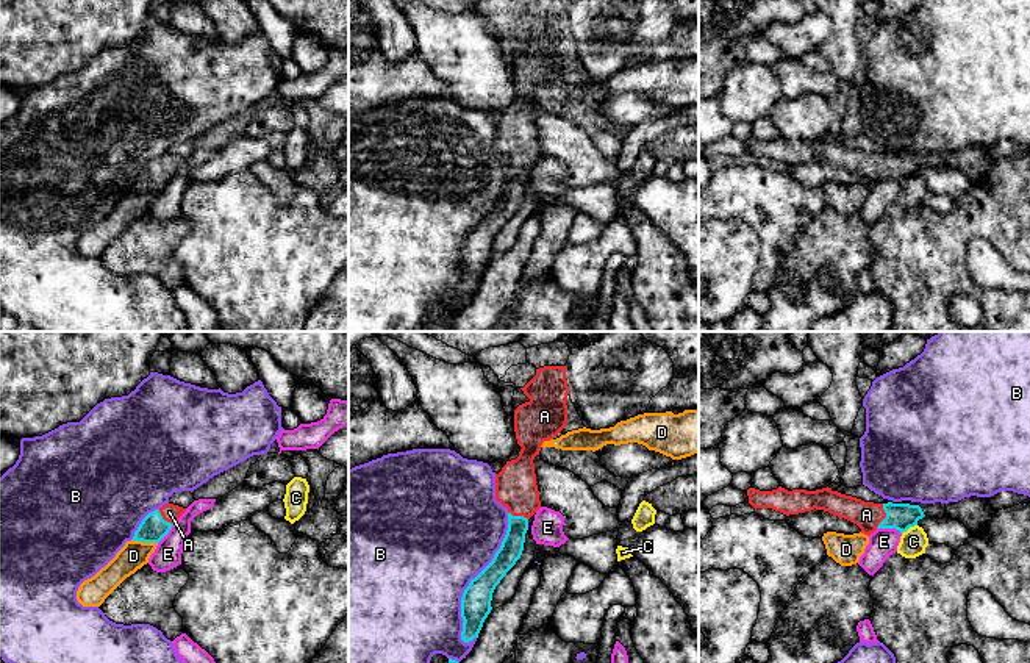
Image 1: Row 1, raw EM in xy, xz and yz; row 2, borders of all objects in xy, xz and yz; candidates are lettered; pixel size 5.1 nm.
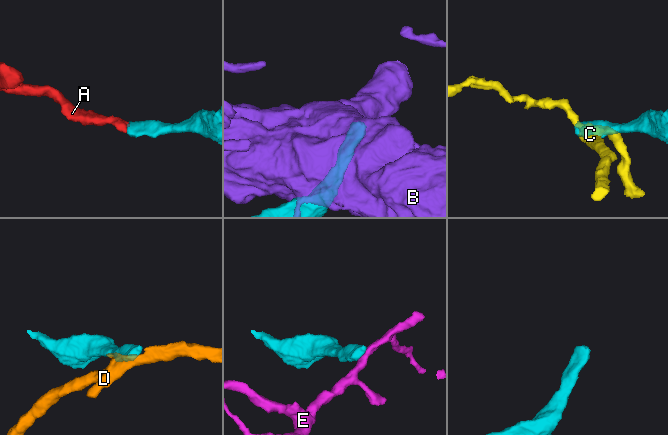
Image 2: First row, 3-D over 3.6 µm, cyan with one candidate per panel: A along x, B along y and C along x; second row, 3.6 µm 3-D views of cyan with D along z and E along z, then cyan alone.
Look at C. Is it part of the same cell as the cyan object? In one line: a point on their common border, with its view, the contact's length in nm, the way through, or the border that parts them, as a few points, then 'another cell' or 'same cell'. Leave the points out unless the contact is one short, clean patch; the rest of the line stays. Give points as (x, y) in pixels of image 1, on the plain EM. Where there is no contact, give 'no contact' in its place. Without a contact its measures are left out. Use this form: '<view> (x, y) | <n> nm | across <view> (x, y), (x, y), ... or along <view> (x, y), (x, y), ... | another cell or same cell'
yz (908, 177) | 90 nm | another cell

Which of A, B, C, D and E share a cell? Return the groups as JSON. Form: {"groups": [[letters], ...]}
{"groups": [["A"], ["B"], ["C"], ["D"], ["E"]]}

